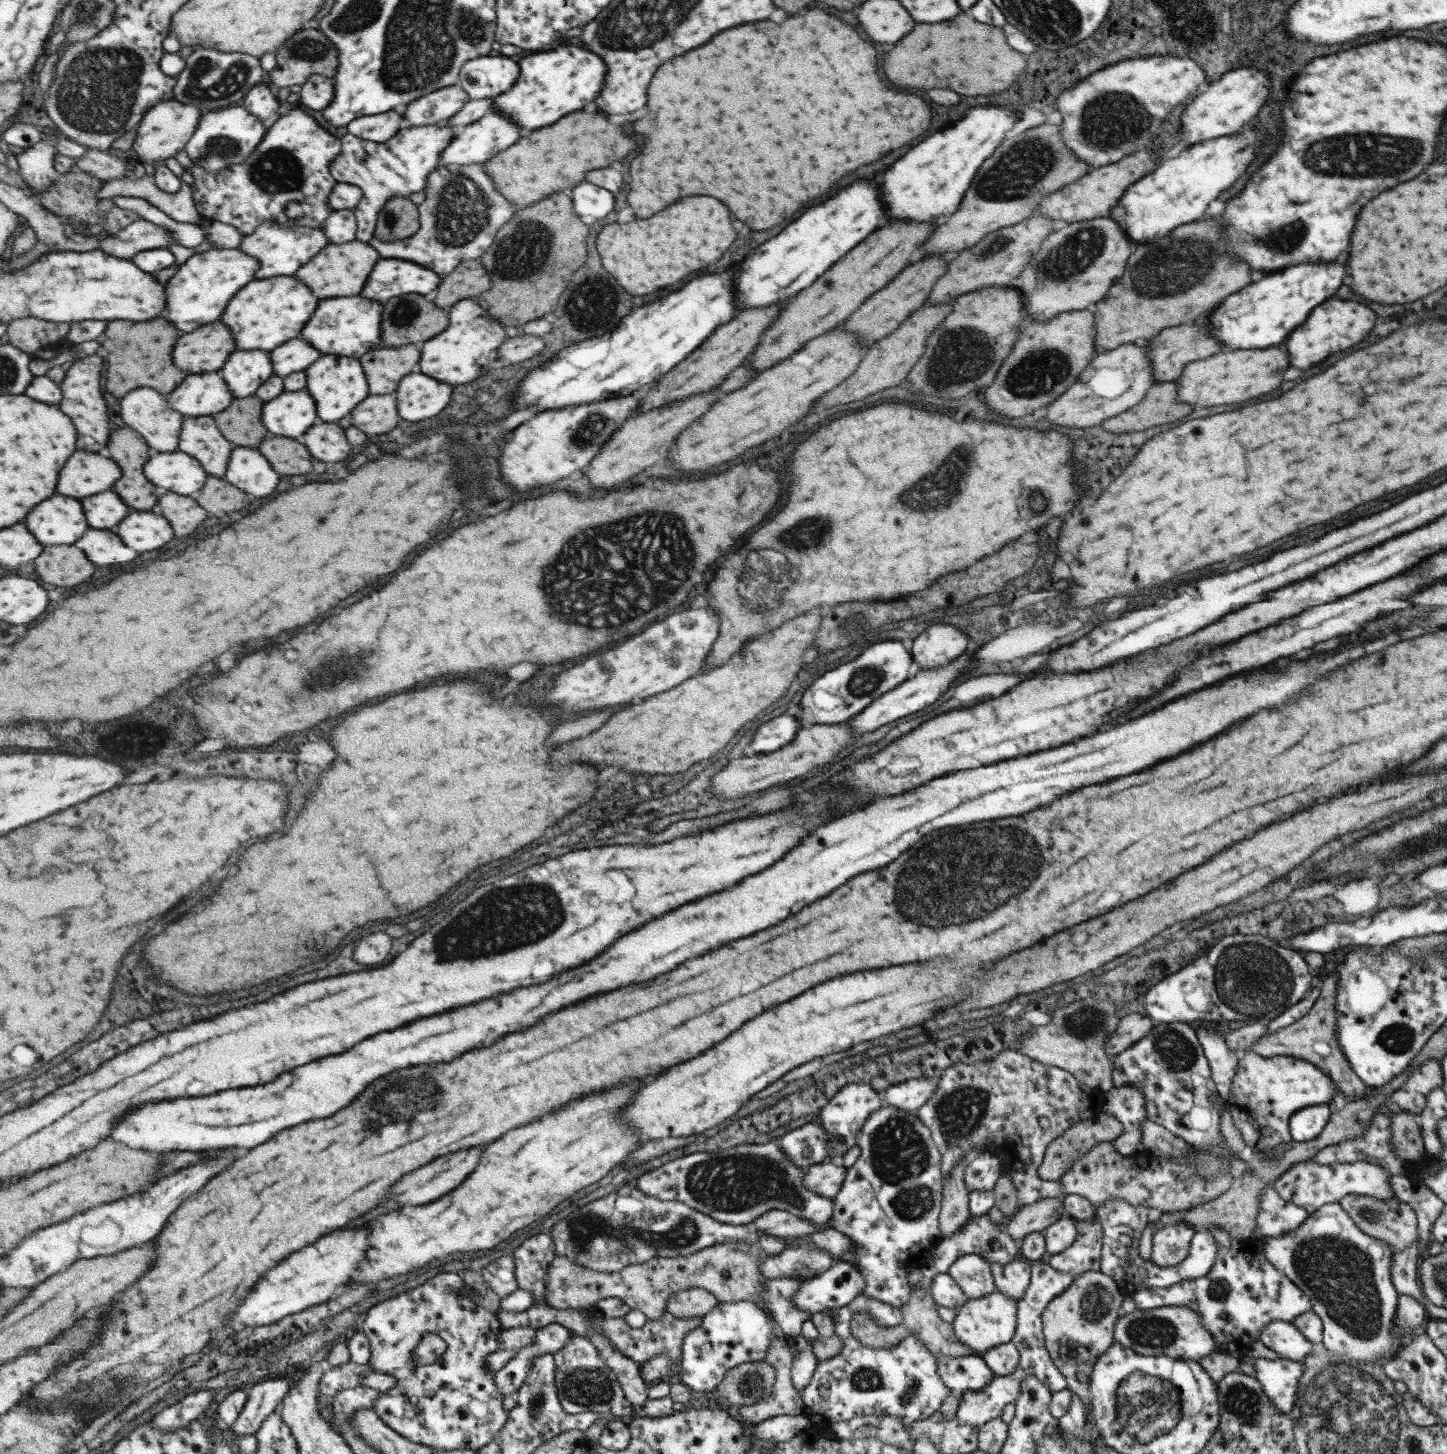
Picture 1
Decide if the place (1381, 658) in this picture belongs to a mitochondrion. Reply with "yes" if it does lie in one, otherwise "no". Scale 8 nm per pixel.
no

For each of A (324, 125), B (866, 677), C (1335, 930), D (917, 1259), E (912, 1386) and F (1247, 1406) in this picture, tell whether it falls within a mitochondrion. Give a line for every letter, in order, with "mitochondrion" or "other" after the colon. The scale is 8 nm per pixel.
A: other
B: mitochondrion
C: other
D: other
E: mitochondrion
F: mitochondrion

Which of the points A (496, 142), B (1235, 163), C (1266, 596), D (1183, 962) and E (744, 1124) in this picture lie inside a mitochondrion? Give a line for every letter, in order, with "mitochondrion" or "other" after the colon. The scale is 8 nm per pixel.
A: other
B: other
C: other
D: other
E: other

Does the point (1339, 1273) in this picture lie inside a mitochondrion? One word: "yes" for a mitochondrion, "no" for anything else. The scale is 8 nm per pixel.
yes

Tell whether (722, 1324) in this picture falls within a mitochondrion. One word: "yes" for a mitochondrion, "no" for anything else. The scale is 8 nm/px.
no

